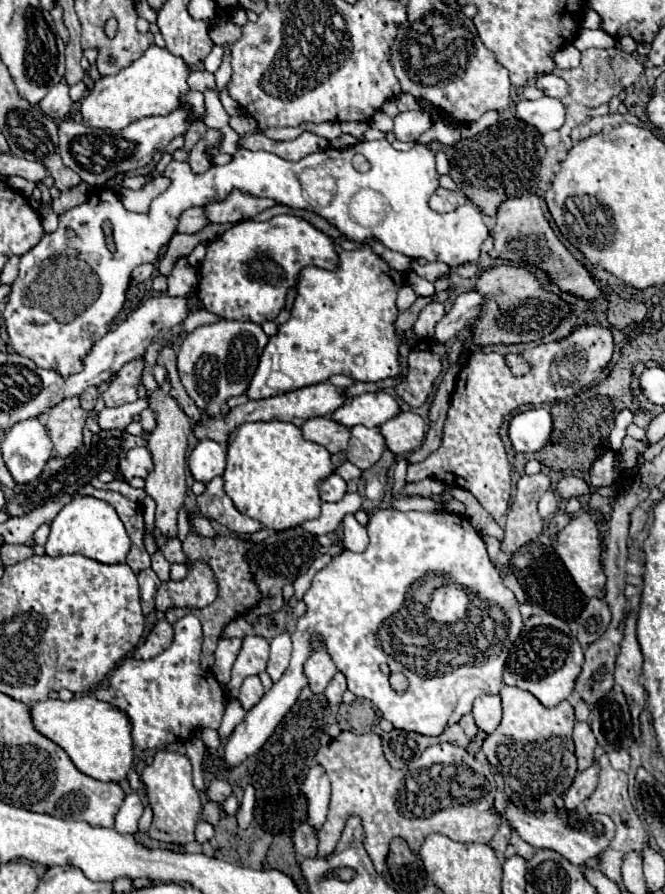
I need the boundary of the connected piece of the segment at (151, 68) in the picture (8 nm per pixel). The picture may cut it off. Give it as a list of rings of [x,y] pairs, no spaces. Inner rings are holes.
[[[152,45],[144,51],[144,57],[124,67],[118,75],[96,81],[90,95],[82,99],[82,117],[92,127],[120,131],[142,117],[170,115],[182,105],[182,95],[190,89],[186,83],[188,75],[190,69],[184,59],[172,55],[168,49]]]

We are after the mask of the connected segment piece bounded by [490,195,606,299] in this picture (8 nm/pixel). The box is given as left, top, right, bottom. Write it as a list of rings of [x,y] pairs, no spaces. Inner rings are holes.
[[[524,195],[516,199],[508,199],[500,205],[496,215],[496,225],[490,229],[494,235],[494,249],[490,251],[490,257],[520,261],[520,263],[534,263],[538,267],[544,267],[552,281],[558,283],[562,291],[570,291],[574,295],[580,295],[584,299],[604,299],[606,295],[602,289],[590,279],[584,265],[580,265],[570,251],[560,243],[560,239],[554,235],[550,223],[546,221],[540,199],[536,195]]]

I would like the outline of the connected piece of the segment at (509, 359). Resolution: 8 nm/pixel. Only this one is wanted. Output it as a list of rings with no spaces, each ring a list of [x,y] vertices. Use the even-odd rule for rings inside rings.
[[[506,353],[506,365],[510,367],[512,375],[526,375],[530,371],[530,363],[520,353]]]

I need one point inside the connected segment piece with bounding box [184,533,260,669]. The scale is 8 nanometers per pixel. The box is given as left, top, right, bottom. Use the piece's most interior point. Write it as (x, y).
(237, 592)

